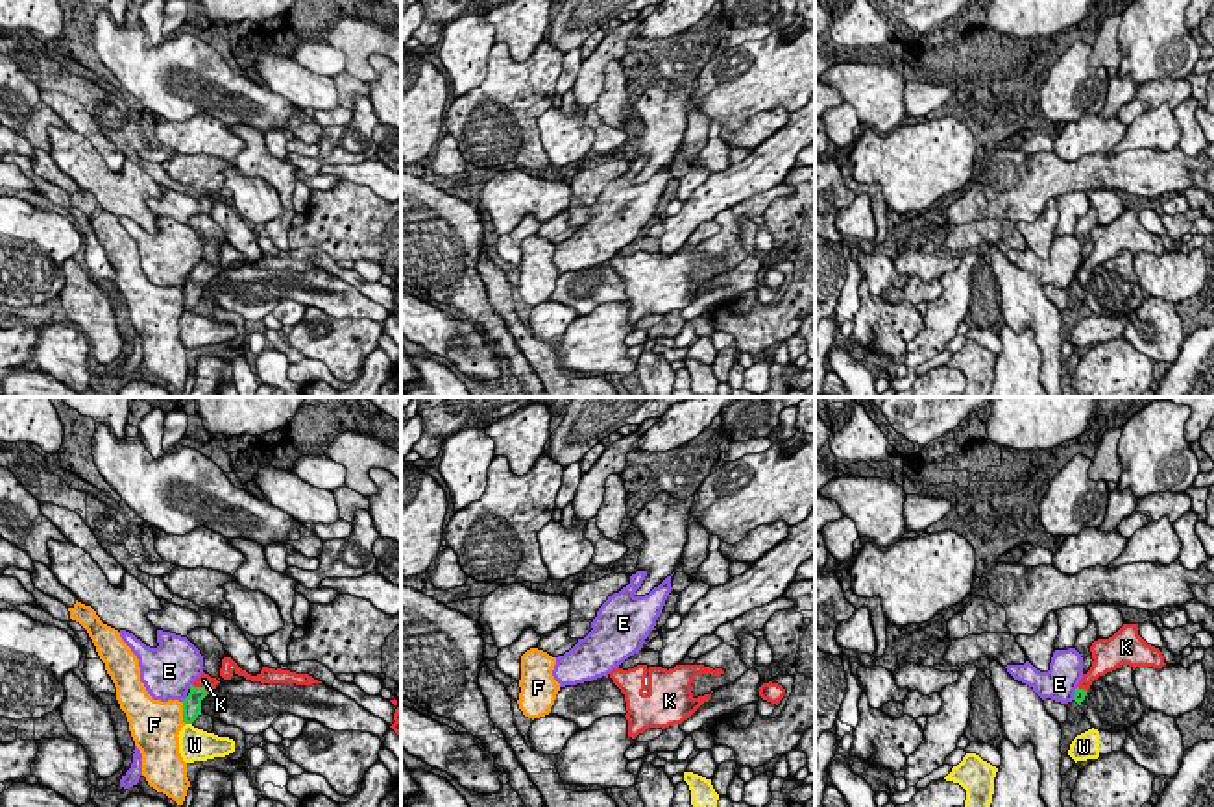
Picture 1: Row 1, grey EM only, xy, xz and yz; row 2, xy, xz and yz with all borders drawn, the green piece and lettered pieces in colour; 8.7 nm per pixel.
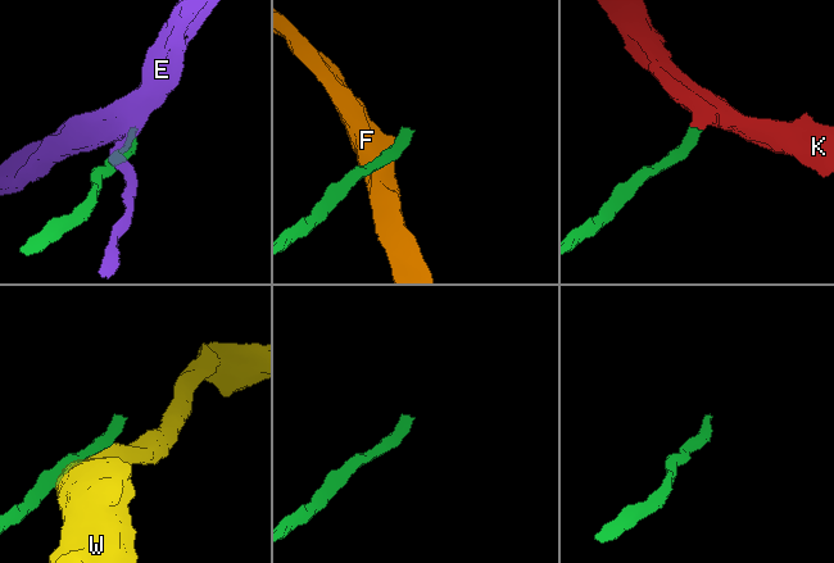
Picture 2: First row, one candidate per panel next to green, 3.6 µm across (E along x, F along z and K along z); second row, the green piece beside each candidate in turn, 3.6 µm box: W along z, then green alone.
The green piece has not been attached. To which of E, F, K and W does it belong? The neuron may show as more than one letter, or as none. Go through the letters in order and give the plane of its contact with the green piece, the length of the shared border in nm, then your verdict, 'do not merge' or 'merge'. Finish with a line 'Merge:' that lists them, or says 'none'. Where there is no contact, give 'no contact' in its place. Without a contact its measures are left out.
E: meets green in xy; contact 70 nm long; do not merge
F: meets green in xy; contact 190 nm long; do not merge
K: meets green in xy; contact 170 nm long; merge
W: meets green in xy; contact 70 nm long; do not merge
Merge: K

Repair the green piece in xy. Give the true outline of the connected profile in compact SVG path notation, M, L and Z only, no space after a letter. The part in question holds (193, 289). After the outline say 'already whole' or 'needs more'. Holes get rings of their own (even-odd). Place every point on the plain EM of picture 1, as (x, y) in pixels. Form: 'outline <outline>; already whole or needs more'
outline M201 260L192 271L188 283L183 286L183 308L192 310L201 301L201 286L216 275L220 268L209 260Z; needs more

